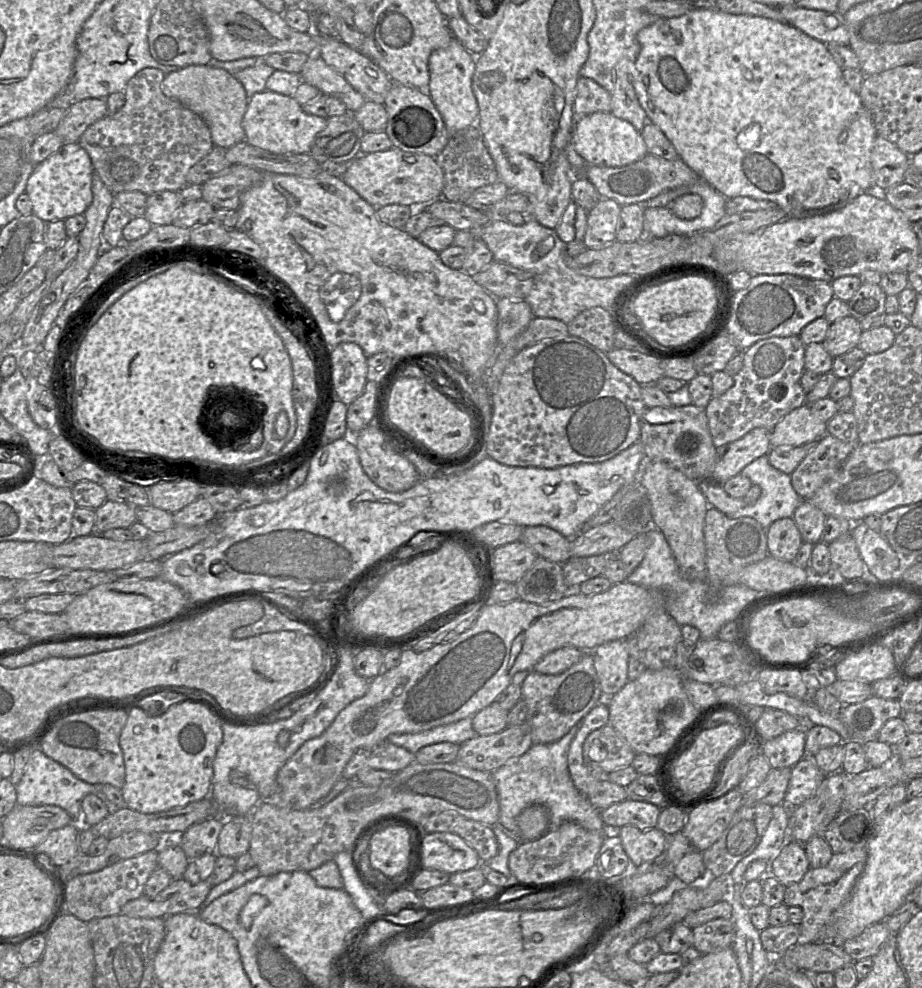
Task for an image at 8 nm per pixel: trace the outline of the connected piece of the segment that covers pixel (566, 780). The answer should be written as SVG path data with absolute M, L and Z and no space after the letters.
M579 724L556 742L533 744L523 755L509 759L492 771L499 802L499 822L509 830L513 838L519 839L517 817L531 805L542 805L549 812L549 829L557 829L564 822L574 822L587 830L605 832L607 827L600 811L573 784L568 772L568 750Z

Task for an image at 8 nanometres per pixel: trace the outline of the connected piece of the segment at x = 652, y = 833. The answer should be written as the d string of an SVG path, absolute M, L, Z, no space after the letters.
M625 825L617 830L617 834L634 866L660 860L668 844L668 836L656 827L640 830L635 826Z

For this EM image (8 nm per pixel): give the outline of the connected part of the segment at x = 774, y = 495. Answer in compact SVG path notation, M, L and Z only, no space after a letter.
M767 455L748 464L740 474L759 486L761 495L754 504L727 514L729 518L750 517L768 529L778 519L792 518L796 508L804 501L793 488L791 475L774 468Z

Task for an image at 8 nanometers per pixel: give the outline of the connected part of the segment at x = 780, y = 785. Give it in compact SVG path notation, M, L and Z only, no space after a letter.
M792 767L772 769L756 789L745 793L743 805L768 804L775 806L781 804L786 795L791 771Z

